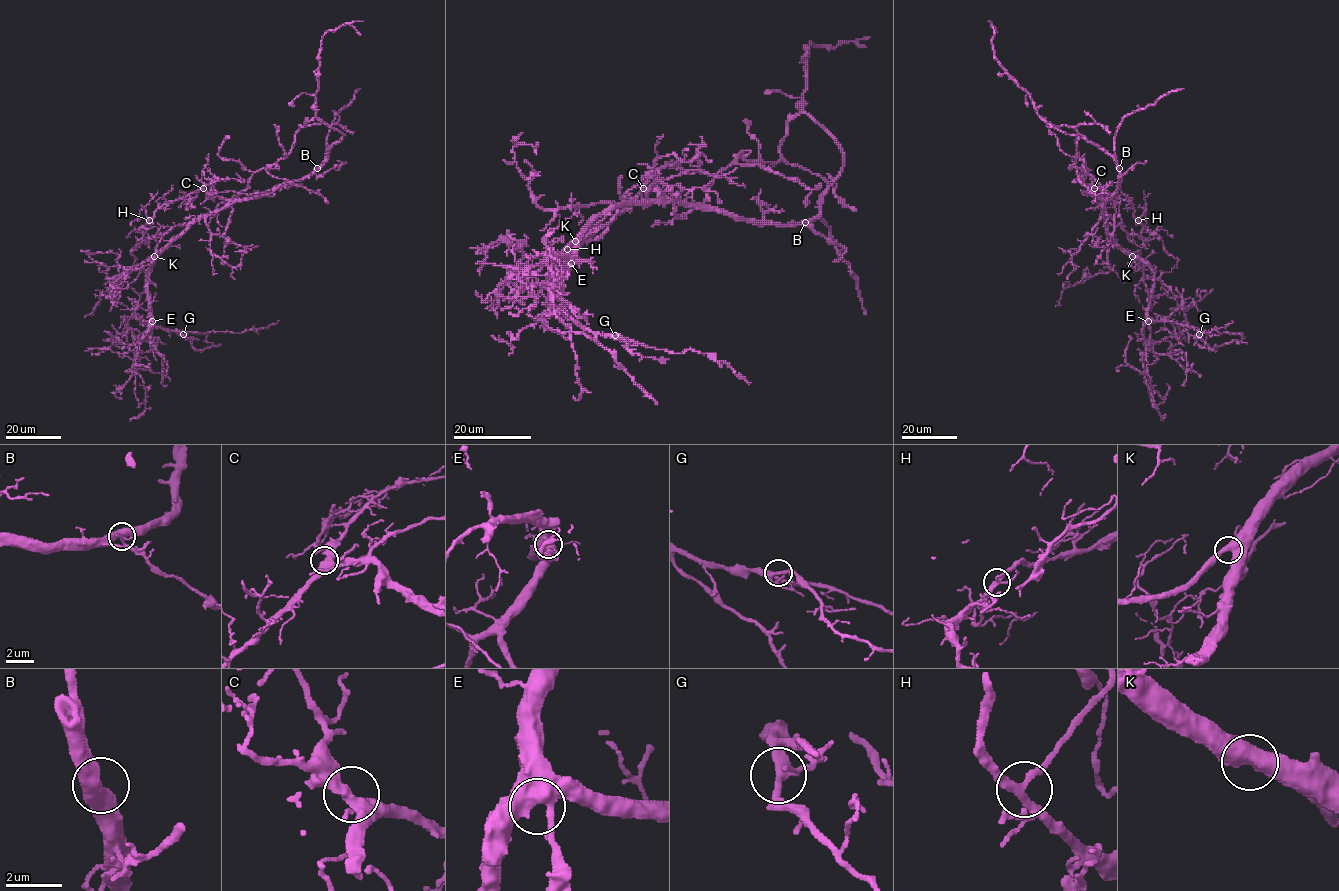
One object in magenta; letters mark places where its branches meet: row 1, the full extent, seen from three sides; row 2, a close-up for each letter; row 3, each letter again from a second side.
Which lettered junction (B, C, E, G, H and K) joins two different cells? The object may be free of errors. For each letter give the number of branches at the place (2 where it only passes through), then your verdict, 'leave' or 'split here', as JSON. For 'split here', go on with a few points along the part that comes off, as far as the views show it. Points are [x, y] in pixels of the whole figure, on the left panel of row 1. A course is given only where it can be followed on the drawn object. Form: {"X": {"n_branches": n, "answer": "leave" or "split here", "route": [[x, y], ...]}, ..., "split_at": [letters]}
{"B": {"n_branches": 2, "answer": "leave"}, "C": {"n_branches": 2, "answer": "leave"}, "E": {"n_branches": 3, "answer": "leave"}, "G": {"n_branches": 3, "answer": "leave"}, "H": {"n_branches": 3, "answer": "leave"}, "K": {"n_branches": 2, "answer": "leave"}, "split_at": []}

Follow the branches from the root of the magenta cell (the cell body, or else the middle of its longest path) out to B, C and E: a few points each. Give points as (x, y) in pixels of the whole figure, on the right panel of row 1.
B: (1114, 194), (1120, 181), (1119, 168)
C: (1114, 194), (1108, 200), (1101, 199), (1095, 195), (1094, 188)
E: (1114, 194), (1104, 204), (1104, 226), (1122, 248), (1138, 256), (1153, 272), (1148, 321)

